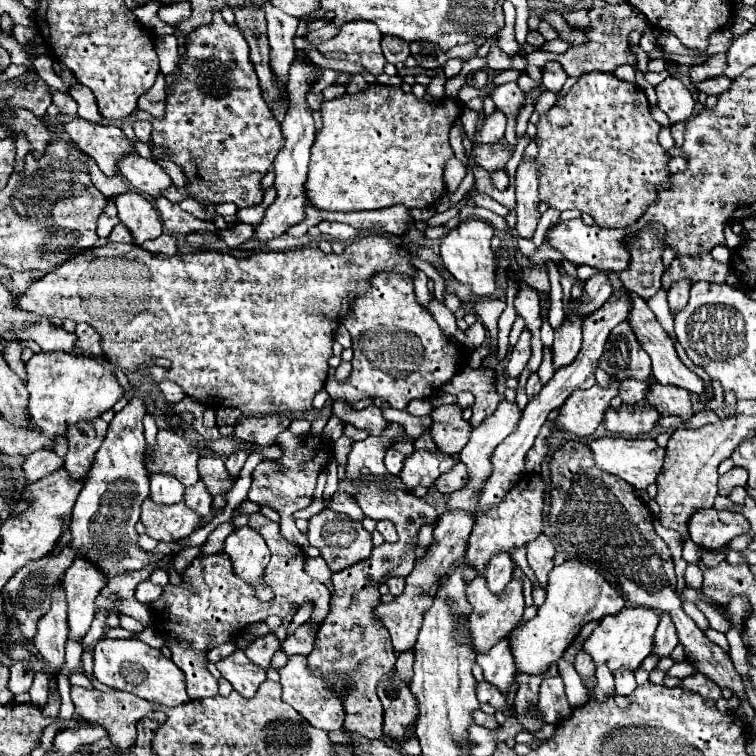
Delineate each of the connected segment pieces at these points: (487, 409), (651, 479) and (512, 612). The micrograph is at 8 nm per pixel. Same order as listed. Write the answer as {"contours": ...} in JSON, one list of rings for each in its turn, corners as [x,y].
{"contours":[[[[462,368],[458,372],[458,376],[454,376],[450,382],[442,387],[442,390],[450,394],[457,395],[459,392],[472,392],[476,402],[472,406],[472,428],[476,428],[478,424],[482,424],[482,420],[486,416],[490,416],[490,412],[496,410],[500,396],[496,390],[496,370],[492,368]]],[[[606,436],[600,440],[594,440],[590,444],[590,450],[594,454],[594,460],[598,462],[598,468],[602,468],[604,472],[616,474],[622,480],[626,480],[628,484],[632,484],[634,488],[648,488],[650,484],[656,482],[658,474],[662,472],[662,464],[664,464],[664,456],[666,456],[666,448],[658,446],[656,440],[652,438],[624,438],[624,436]]],[[[512,578],[508,582],[508,586],[500,592],[494,594],[488,590],[486,580],[474,580],[472,584],[468,584],[466,588],[466,598],[472,604],[472,614],[470,614],[470,622],[472,622],[472,636],[476,642],[476,650],[488,652],[498,640],[502,640],[506,634],[510,634],[516,626],[516,622],[522,618],[524,614],[524,596],[522,596],[522,582]]]]}

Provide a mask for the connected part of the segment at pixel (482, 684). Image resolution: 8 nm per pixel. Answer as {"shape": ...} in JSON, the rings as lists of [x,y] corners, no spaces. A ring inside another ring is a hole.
{"shape":[[[488,680],[476,682],[476,696],[478,696],[480,702],[490,702],[496,710],[504,710],[504,714],[510,716],[510,712],[506,710],[506,698],[504,698],[504,694],[494,684],[490,684]]]}

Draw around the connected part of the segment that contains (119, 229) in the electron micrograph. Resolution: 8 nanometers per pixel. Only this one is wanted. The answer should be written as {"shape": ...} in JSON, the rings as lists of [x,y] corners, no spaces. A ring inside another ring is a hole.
{"shape":[[[118,224],[118,226],[110,232],[108,240],[110,240],[110,242],[124,242],[124,244],[130,244],[130,242],[132,242],[132,236],[130,236],[130,232],[126,232],[124,224]]]}

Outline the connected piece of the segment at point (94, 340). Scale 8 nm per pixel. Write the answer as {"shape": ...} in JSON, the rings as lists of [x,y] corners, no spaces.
{"shape":[[[76,324],[76,346],[82,350],[82,354],[92,356],[92,358],[100,358],[102,356],[102,344],[100,344],[100,336],[96,336],[98,332],[94,332],[92,326],[88,324]]]}

